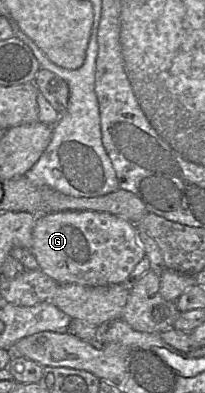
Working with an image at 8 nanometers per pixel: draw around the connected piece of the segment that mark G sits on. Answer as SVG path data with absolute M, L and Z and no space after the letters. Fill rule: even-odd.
M63 211L39 215L32 233L30 251L38 269L61 284L82 286L106 286L122 284L135 266L145 257L145 251L137 236L137 225L122 217L95 211Z

